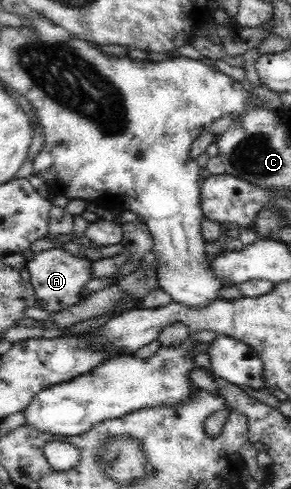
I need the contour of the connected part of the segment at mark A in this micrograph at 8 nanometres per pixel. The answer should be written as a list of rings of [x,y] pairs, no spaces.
[[[70,247],[52,248],[34,254],[34,257],[27,261],[26,269],[30,272],[30,283],[35,289],[37,300],[43,304],[41,308],[47,310],[47,314],[55,310],[63,310],[83,301],[81,290],[85,282],[91,279],[91,260],[88,258],[75,258]]]

